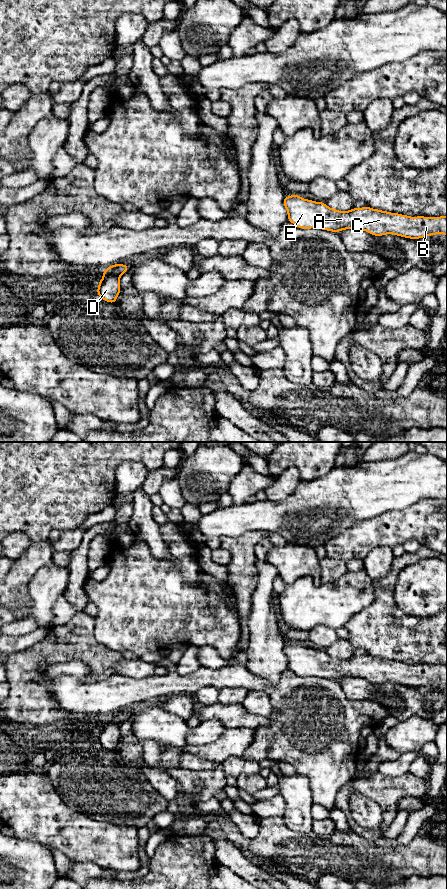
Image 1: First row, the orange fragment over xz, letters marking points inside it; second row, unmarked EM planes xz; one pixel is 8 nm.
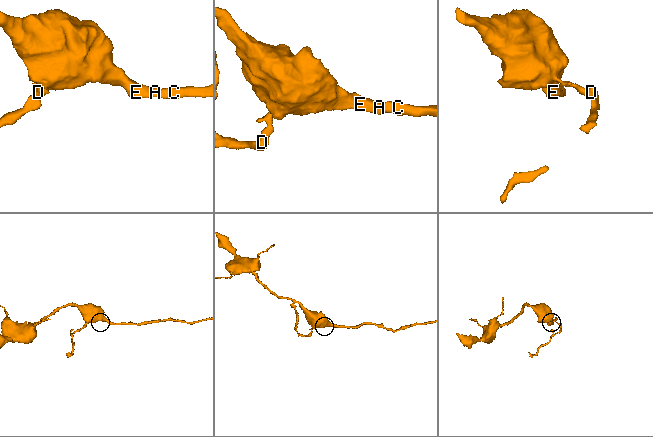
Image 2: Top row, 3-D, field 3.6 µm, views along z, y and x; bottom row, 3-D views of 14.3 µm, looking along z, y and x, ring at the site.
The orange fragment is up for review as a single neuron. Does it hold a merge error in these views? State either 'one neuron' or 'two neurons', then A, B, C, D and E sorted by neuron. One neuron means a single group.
two neurons; A B C E / D

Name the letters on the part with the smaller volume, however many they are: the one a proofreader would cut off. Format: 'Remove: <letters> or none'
Remove: D

